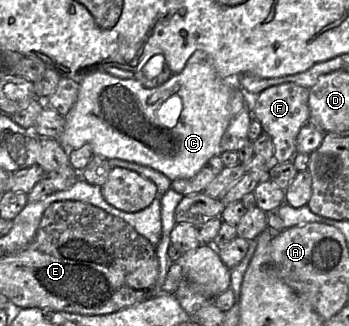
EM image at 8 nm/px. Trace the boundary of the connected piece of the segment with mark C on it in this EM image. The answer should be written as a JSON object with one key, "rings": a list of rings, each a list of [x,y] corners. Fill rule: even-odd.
{"rings":[[[196,51],[183,70],[173,74],[164,84],[147,88],[136,79],[120,79],[101,71],[92,71],[79,79],[77,100],[65,118],[65,129],[57,140],[67,150],[89,146],[93,154],[105,159],[117,158],[150,167],[171,181],[191,178],[216,155],[220,155],[220,142],[234,118],[231,104],[233,80],[224,80],[214,70],[209,56]]]}

